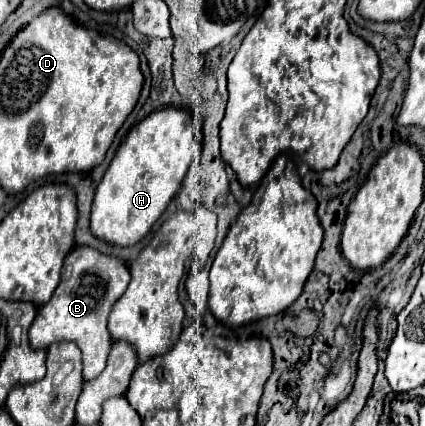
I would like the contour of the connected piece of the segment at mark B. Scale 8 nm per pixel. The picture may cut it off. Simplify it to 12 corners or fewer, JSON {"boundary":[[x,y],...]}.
{"boundary":[[90,246],[64,260],[38,308],[30,346],[76,342],[96,378],[112,340],[108,314],[128,268]]}

